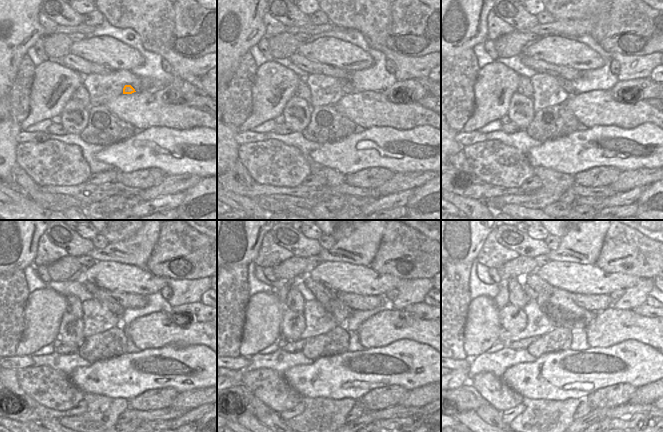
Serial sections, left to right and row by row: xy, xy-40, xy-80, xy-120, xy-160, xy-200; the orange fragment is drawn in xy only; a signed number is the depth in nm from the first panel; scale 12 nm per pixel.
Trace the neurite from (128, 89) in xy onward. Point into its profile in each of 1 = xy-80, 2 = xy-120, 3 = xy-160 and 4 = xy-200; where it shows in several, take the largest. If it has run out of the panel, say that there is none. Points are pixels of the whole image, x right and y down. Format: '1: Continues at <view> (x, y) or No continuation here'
1: Continues at xy-80 (564, 83)
2: Continues at xy-120 (102, 295)
3: Continues at xy-160 (326, 297)
4: Continues at xy-200 (533, 280).

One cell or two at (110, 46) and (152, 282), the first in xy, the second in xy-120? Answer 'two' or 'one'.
one

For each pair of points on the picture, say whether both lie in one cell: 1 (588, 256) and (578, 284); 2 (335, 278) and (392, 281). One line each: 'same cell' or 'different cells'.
1: different cells
2: same cell

